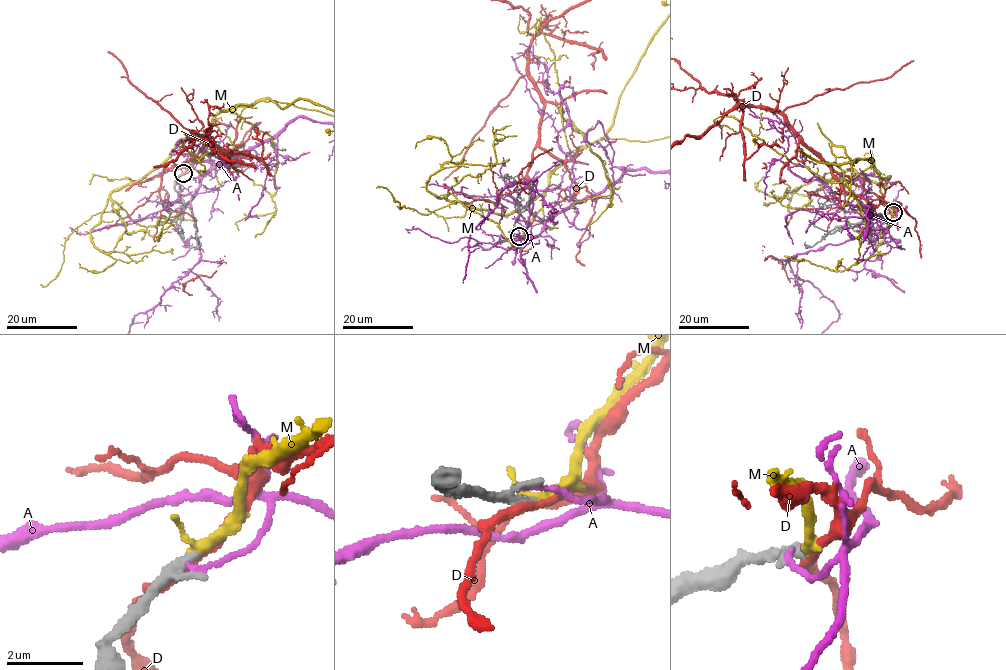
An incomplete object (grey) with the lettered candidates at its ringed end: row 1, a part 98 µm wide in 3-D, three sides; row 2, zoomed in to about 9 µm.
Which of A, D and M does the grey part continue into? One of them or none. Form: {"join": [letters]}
{"join": ["M"]}

